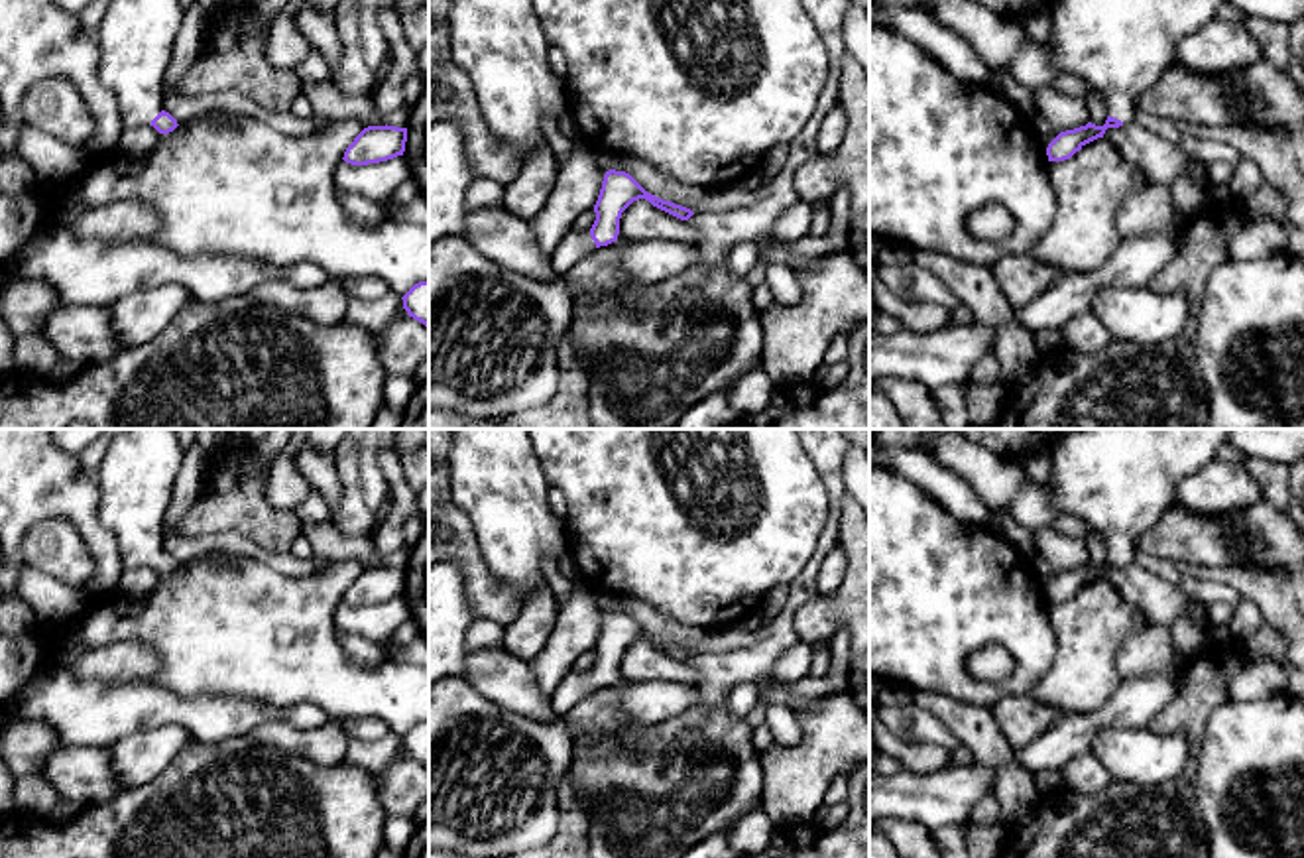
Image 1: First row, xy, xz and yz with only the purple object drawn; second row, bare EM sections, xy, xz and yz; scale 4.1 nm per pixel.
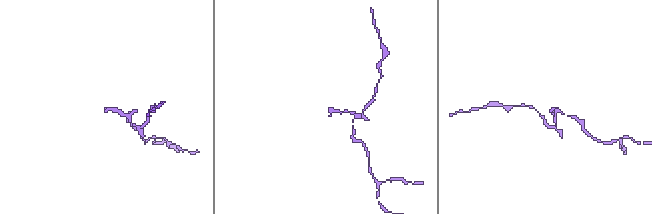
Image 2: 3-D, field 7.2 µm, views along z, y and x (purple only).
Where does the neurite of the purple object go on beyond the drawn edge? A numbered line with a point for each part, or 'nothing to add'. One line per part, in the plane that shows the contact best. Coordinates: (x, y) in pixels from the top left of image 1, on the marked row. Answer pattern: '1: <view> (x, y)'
1: xz (577, 245)

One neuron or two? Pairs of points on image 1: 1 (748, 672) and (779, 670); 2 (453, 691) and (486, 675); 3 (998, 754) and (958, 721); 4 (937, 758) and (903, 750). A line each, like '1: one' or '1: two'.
1: two
2: two
3: one
4: one

